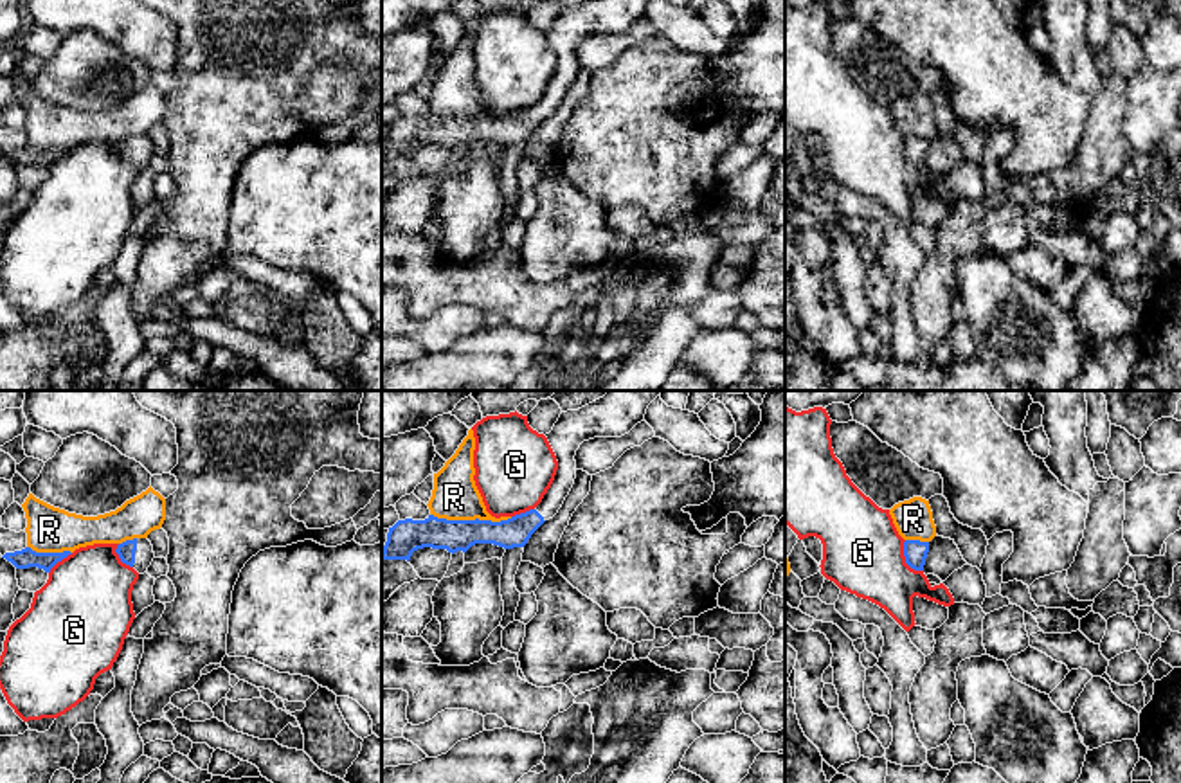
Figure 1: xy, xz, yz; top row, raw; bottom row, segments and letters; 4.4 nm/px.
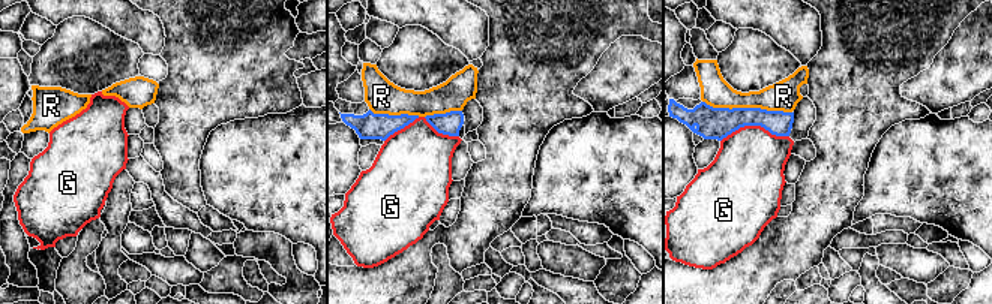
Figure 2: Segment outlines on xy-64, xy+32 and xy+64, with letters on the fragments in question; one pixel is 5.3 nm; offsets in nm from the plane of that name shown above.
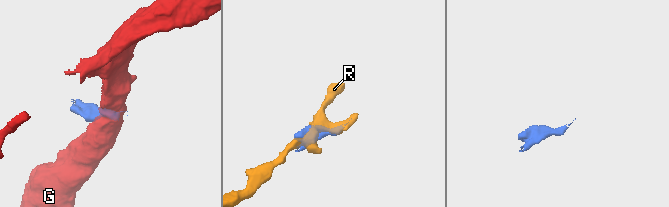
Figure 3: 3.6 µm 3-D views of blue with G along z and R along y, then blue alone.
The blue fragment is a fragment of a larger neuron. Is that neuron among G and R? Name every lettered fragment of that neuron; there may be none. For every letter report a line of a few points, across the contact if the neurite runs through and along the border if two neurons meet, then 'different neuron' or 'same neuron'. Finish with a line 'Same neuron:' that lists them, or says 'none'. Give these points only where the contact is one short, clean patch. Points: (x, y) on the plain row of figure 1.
G: line yz (904, 137), (904, 157), (922, 168); different neuron
R: different neuron
Same neuron: none

